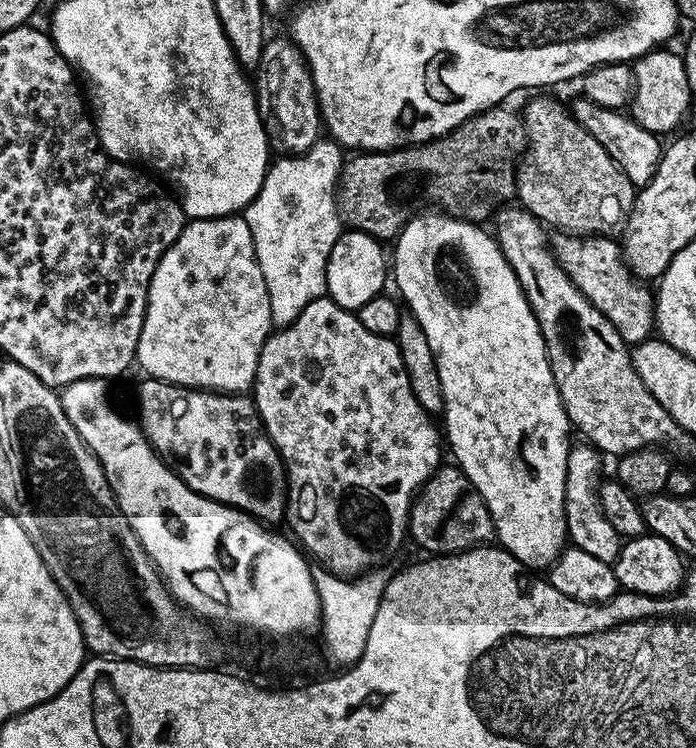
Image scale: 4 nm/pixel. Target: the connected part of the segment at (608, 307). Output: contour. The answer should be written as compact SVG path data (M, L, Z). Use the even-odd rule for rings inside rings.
M556 234L551 237L550 247L570 282L574 282L580 293L610 322L610 326L618 330L625 344L635 346L649 339L656 328L654 292L643 279L632 273L624 258L623 247L614 241L612 236Z

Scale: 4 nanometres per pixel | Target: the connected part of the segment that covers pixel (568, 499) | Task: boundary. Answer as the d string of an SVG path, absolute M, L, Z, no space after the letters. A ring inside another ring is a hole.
M580 442L580 445L573 445L567 456L567 474L566 474L566 494L564 495L564 516L567 518L567 530L569 541L577 548L585 550L588 554L604 561L607 564L615 563L617 554L620 553L622 537L614 530L614 526L610 525L609 520L605 517L601 510L599 498L600 477L600 454L599 451L591 445Z

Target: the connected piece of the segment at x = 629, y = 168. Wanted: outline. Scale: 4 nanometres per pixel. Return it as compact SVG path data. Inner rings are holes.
M581 98L570 104L570 111L574 119L586 131L594 134L594 138L598 138L598 142L602 142L602 150L606 150L606 154L610 154L610 158L614 158L614 162L622 170L622 174L626 174L626 178L630 178L632 184L643 186L650 182L650 178L654 178L662 155L661 137L657 133L638 126L631 115L624 113L623 116L620 110L604 108L596 101L587 98Z

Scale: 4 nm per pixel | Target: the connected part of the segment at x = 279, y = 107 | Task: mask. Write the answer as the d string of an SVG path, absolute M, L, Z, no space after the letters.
M281 34L265 39L260 60L254 69L254 91L256 94L256 109L260 111L260 121L264 124L264 133L268 135L268 143L280 154L301 156L310 146L314 146L322 136L322 121L320 119L320 103L316 100L316 87L312 81L312 72L304 61L304 55L293 44L287 35Z

